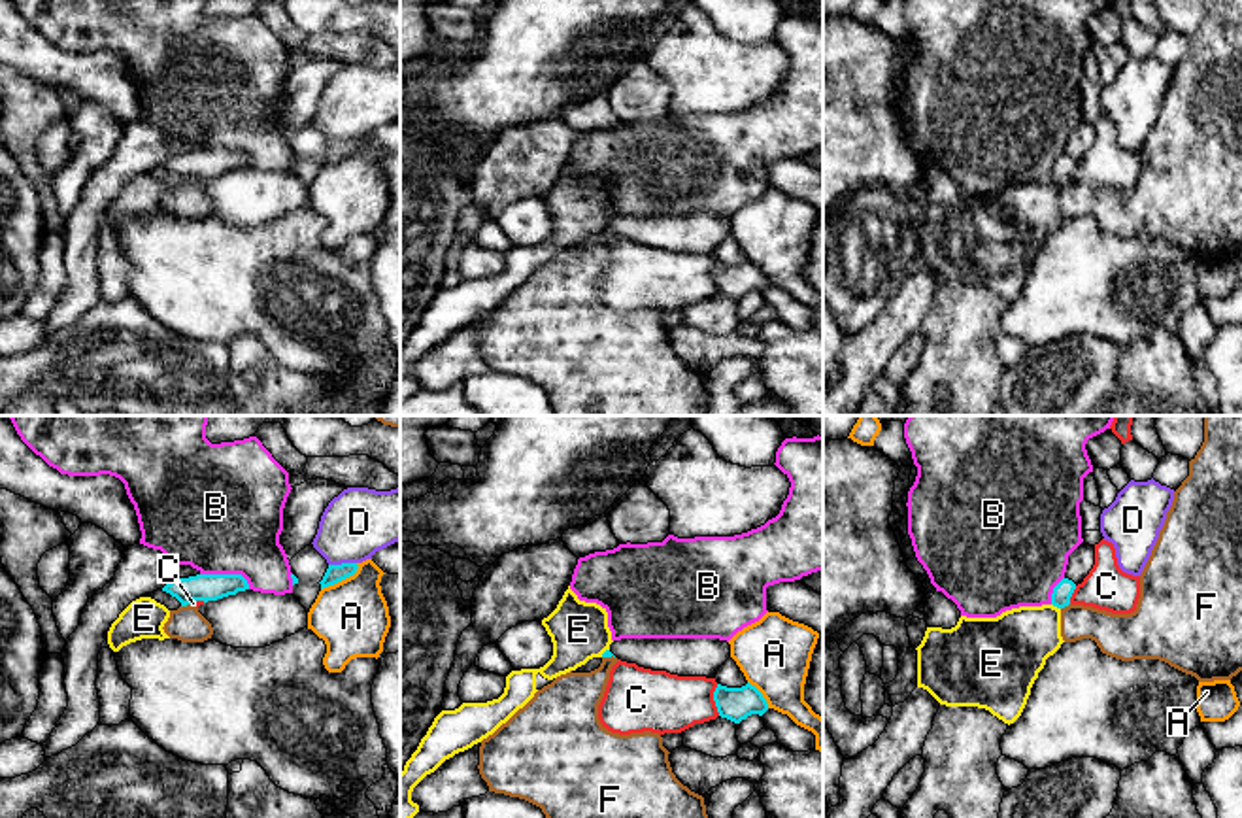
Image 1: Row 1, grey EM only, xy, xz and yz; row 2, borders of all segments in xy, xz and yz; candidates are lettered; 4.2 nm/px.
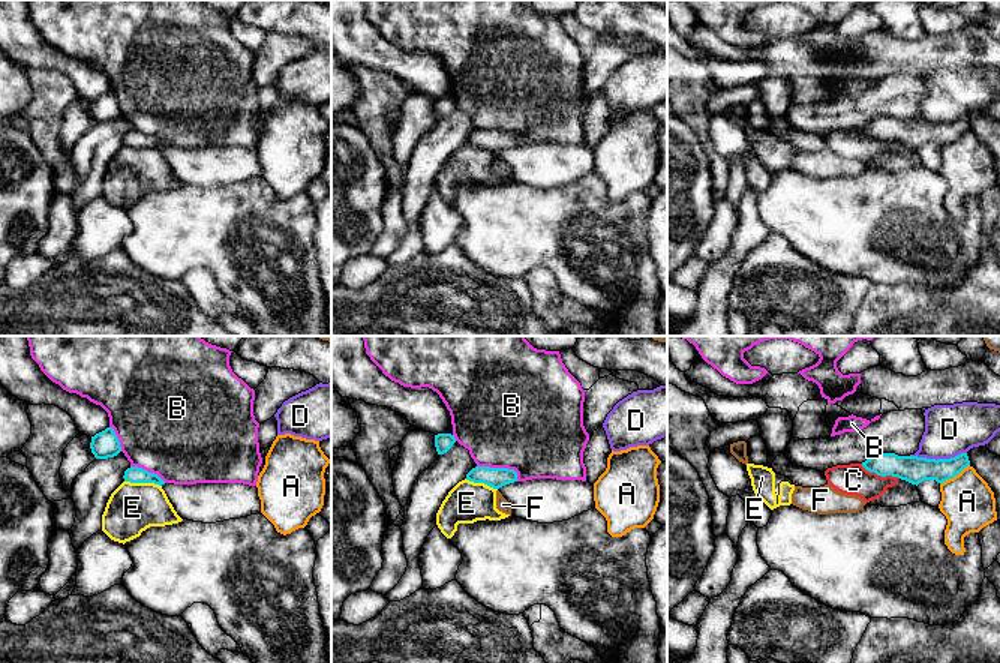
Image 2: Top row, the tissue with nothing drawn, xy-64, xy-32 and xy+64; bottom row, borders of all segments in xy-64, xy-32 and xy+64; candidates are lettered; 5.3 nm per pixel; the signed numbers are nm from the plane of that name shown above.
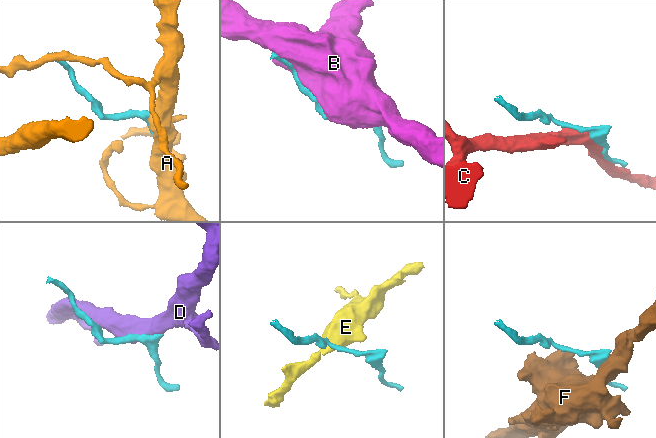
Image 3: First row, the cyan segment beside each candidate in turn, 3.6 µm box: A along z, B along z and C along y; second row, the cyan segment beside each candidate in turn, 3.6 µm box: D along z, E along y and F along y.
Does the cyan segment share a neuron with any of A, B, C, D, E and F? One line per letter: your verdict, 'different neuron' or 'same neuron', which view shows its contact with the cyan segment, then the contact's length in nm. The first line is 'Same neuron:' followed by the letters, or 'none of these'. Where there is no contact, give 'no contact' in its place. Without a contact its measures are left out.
Same neuron: none of these
A: different neuron | xy | 200 nm
B: different neuron | xy | 220 nm
C: different neuron | xz | 140 nm
D: different neuron | xy | 120 nm
E: different neuron | yz | 50 nm
F: different neuron | xy | 40 nm

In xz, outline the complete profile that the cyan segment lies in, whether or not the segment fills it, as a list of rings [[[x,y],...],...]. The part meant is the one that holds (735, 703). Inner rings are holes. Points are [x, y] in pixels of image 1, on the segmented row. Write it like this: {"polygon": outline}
{"polygon": [[[749,682],[742,688],[727,688],[717,684],[713,701],[721,718],[740,724],[751,714],[763,716],[768,703],[763,693]]]}

